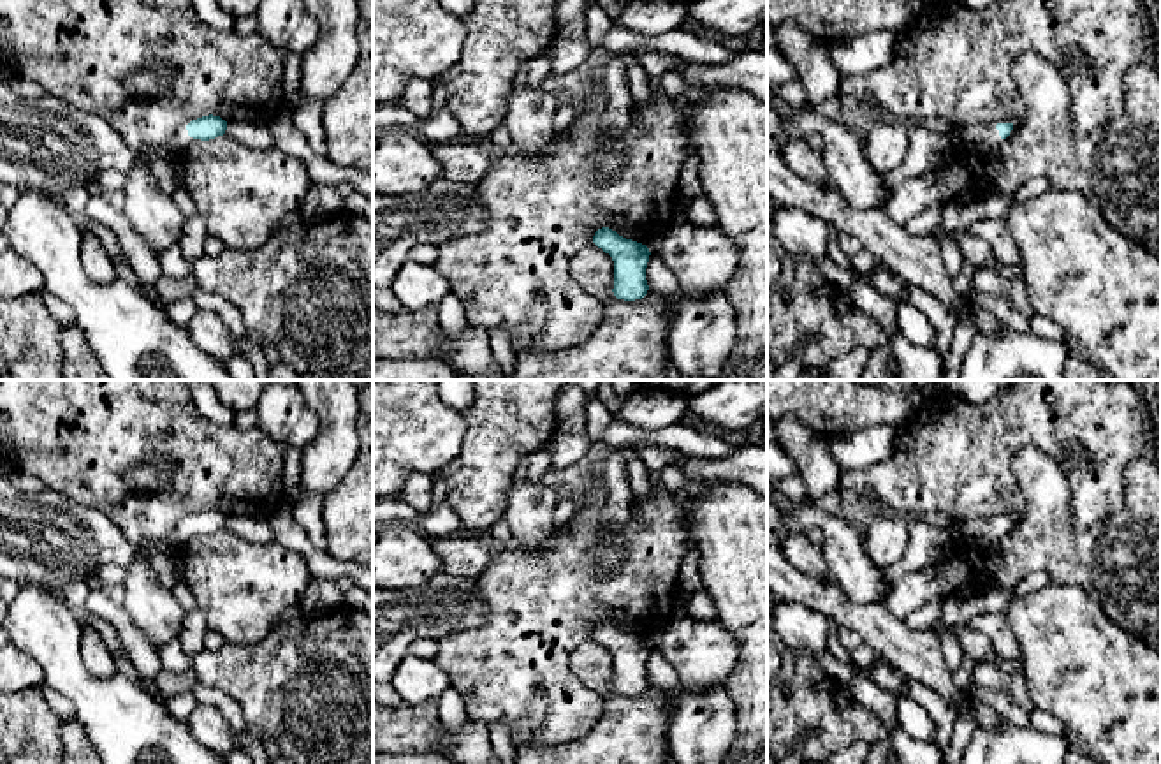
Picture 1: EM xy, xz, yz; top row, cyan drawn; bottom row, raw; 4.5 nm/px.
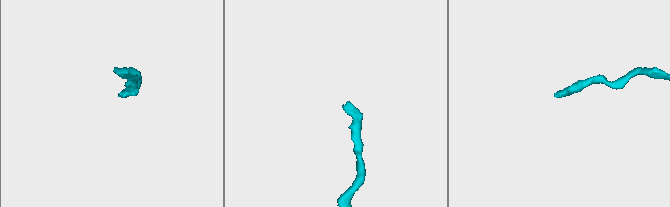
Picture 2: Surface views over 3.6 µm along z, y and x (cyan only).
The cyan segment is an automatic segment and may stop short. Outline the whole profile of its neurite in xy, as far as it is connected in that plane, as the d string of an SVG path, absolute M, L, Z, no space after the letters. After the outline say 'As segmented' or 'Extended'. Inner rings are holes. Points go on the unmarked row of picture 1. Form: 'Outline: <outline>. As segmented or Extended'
Outline: M209 509L197 514L190 514L178 523L169 540L162 542L150 540L135 547L135 553L139 558L148 558L157 553L176 553L190 537L215 533L218 530L223 530L225 525L227 516L222 514L220 511Z. Extended

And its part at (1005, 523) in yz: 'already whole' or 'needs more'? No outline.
needs more

